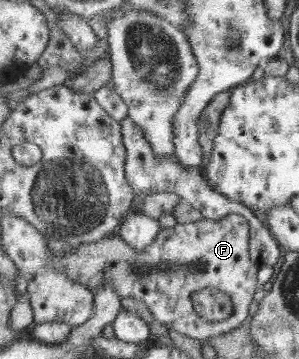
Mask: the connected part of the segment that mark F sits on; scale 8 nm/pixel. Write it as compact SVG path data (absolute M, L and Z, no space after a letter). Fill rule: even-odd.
M234 214L229 215L228 217L224 217L219 221L211 221L210 219L202 219L200 221L194 221L189 223L177 224L172 227L166 227L159 232L157 236L157 240L155 240L148 249L144 249L144 251L140 252L140 250L136 249L134 246L130 245L125 241L120 234L115 233L113 237L104 237L102 240L98 242L80 244L77 247L74 247L71 252L69 252L68 256L64 256L62 258L56 258L54 256L49 256L51 260L49 262L55 267L62 267L64 270L68 271L68 274L80 284L85 284L89 286L90 289L93 290L94 293L97 293L102 287L104 283L112 283L116 290L119 292L119 295L122 298L133 298L136 300L143 301L149 308L151 314L154 316L156 321L164 324L167 328L174 329L180 333L183 333L186 336L198 339L203 342L206 339L212 336L220 336L230 331L234 331L235 328L238 328L246 319L250 318L250 304L252 304L252 300L254 300L254 294L256 294L256 288L260 287L260 282L262 281L259 276L259 268L258 265L252 262L251 258L251 250L250 250L250 239L251 239L251 225L248 222L248 219L245 216ZM203 288L219 288L222 292L227 292L233 300L234 303L234 312L232 316L228 318L219 320L219 321L211 321L206 320L196 309L194 301L192 300L192 296L194 296L195 292L202 290Z

